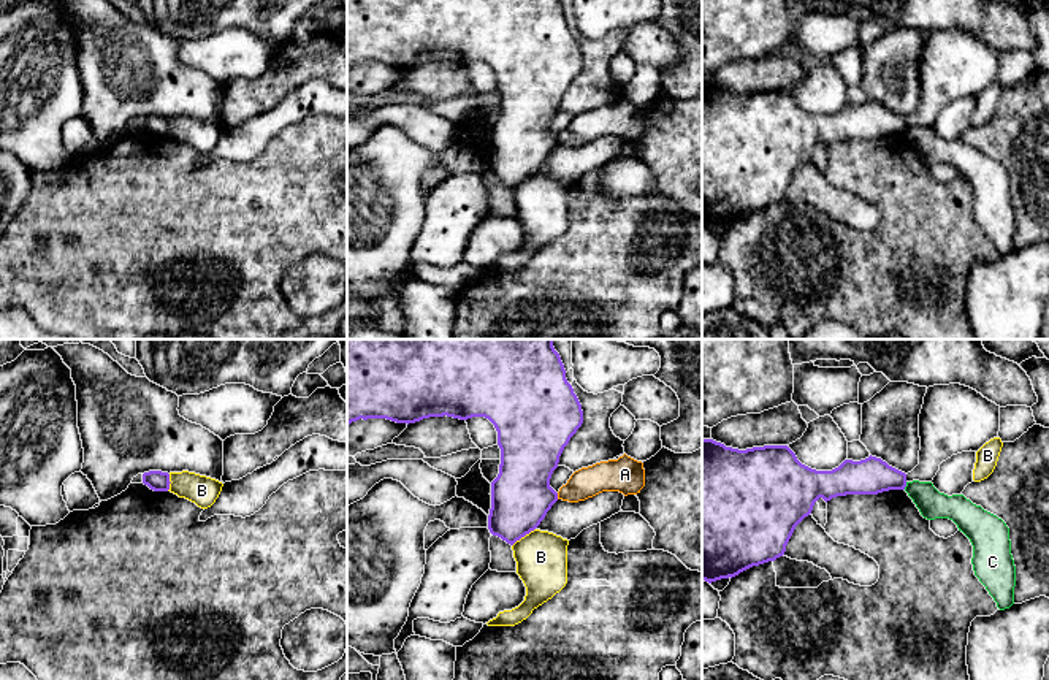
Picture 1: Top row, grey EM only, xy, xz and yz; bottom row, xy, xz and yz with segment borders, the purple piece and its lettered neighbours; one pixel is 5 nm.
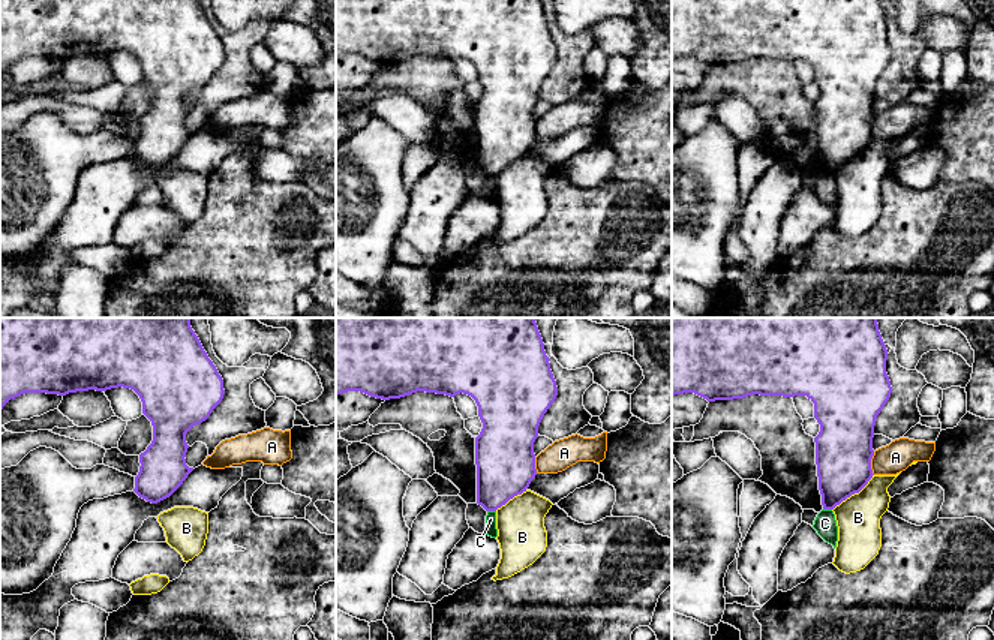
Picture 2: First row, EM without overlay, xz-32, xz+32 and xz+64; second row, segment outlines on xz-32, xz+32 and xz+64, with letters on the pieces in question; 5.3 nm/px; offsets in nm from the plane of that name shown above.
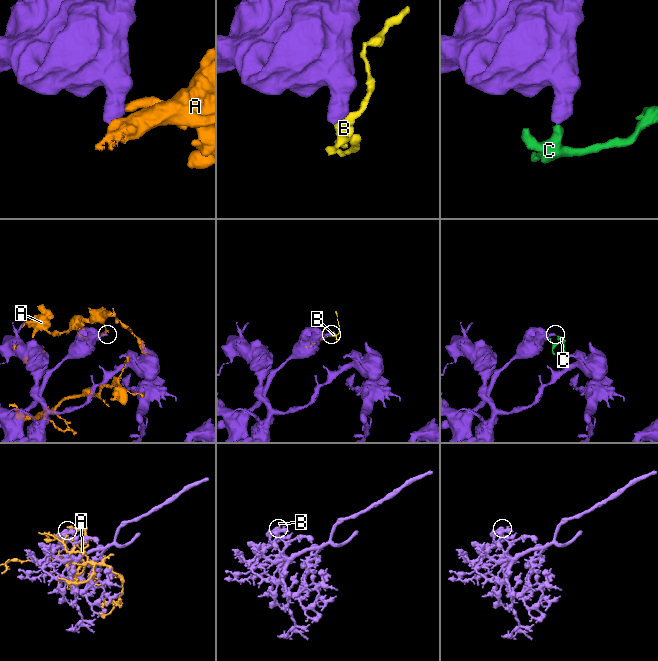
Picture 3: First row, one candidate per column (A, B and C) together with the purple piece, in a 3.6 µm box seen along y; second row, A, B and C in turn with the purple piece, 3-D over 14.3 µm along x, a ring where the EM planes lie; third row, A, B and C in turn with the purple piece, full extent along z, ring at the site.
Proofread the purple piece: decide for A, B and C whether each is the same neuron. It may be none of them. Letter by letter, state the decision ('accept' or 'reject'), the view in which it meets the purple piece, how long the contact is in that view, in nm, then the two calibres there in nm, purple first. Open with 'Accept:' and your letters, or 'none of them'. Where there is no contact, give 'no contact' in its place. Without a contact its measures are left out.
Accept: none of them
A: reject | xz | 30 nm | 300/160 nm
B: reject | xz | 150 nm | 300/260 nm
C: reject | yz | 40 nm | 190/150 nm

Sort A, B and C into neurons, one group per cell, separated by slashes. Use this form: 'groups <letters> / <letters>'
groups A / B / C

